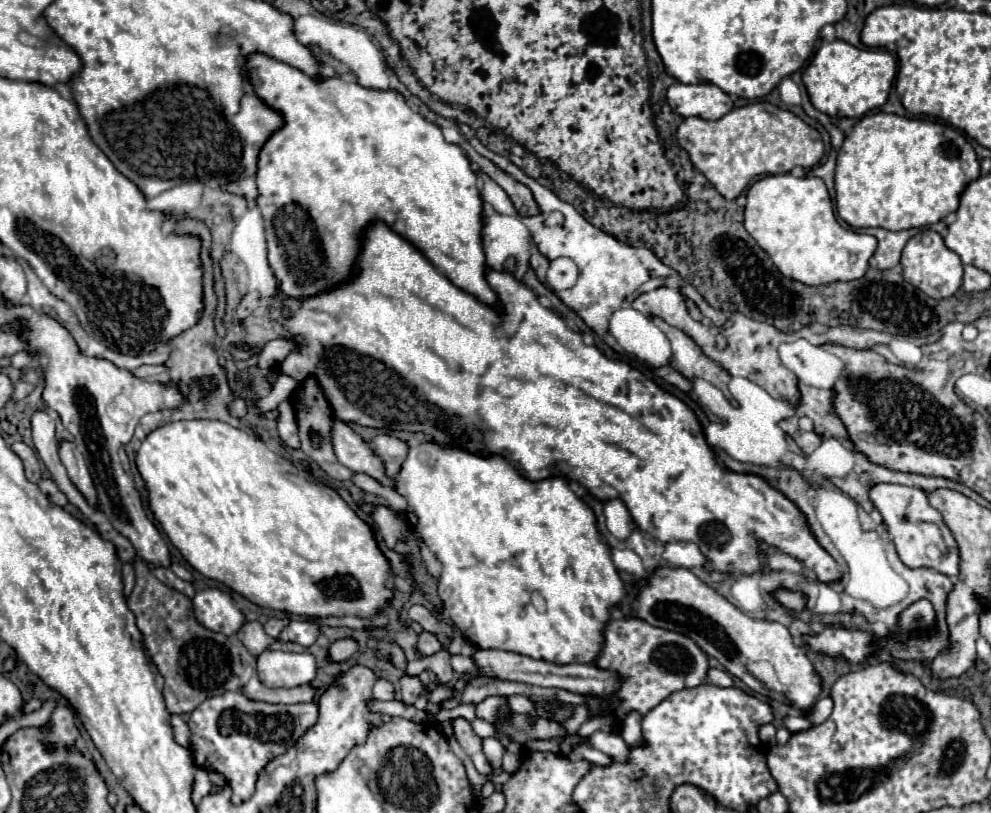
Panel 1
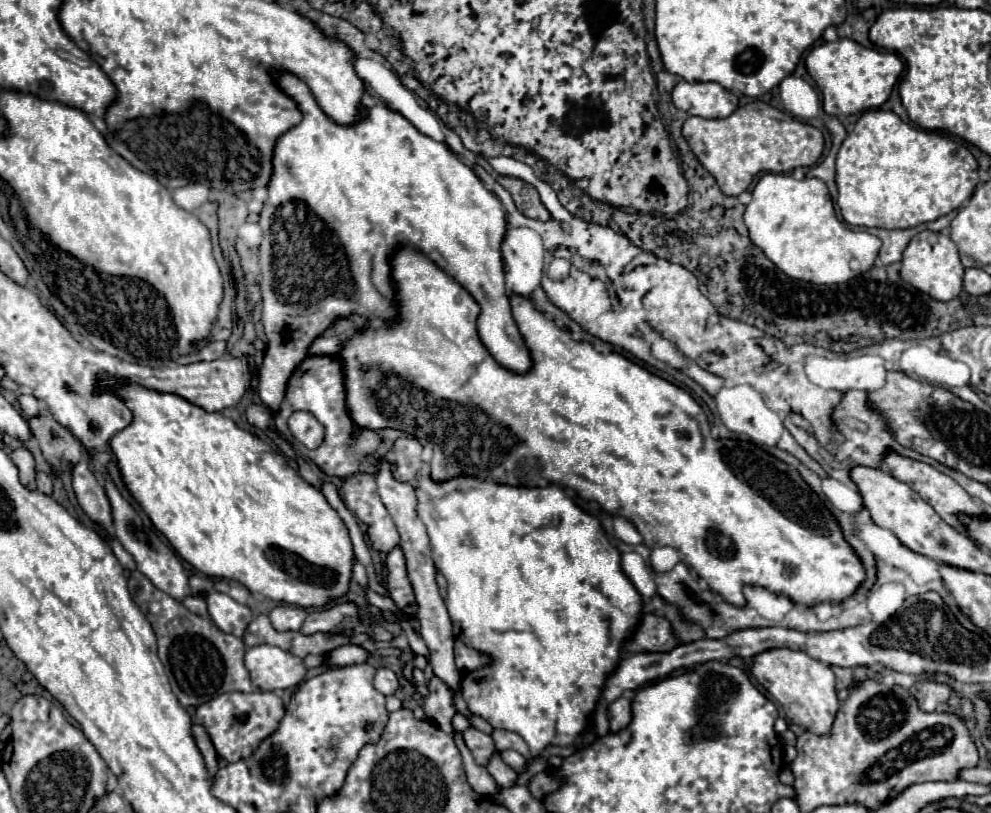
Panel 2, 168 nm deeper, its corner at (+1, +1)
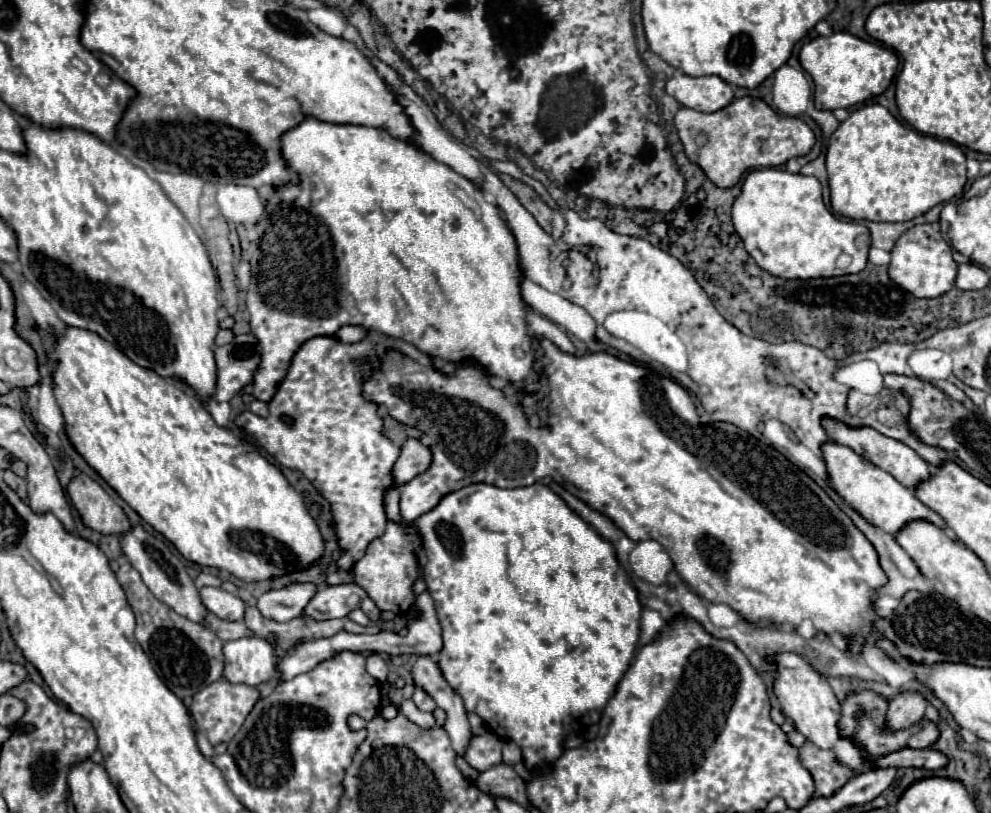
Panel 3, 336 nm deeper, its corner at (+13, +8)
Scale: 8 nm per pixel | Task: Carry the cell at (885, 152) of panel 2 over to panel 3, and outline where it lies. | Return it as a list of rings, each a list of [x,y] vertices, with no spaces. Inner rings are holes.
[[[865,104],[851,112],[833,132],[827,148],[827,174],[831,190],[831,208],[851,220],[873,220],[873,222],[903,222],[913,220],[933,206],[951,200],[963,192],[967,182],[965,154],[959,146],[947,140],[925,136],[891,116],[881,104]]]

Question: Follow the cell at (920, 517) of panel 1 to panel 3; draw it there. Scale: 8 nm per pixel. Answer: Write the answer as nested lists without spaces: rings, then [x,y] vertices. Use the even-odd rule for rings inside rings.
[[[825,442],[821,444],[821,452],[823,452],[829,484],[853,510],[857,510],[865,520],[869,520],[877,528],[885,530],[887,534],[895,534],[899,532],[899,528],[903,528],[903,524],[907,524],[907,520],[915,520],[915,518],[925,518],[937,524],[939,528],[945,528],[943,518],[935,514],[931,508],[927,508],[921,500],[917,500],[913,490],[899,484],[889,472],[877,468],[867,458],[855,454],[851,448],[841,446],[837,442]]]

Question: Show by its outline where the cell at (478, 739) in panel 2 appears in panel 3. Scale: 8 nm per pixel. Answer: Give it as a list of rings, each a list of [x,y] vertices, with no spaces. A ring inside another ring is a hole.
[[[485,732],[481,736],[471,738],[465,760],[477,772],[485,772],[485,770],[501,764],[501,748],[503,748],[503,740],[499,740],[491,732]]]

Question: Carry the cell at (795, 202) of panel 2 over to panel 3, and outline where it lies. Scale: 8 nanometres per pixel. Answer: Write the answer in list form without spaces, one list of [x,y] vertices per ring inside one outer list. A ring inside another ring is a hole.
[[[761,168],[747,174],[741,186],[741,194],[735,198],[733,204],[733,224],[745,244],[745,250],[755,258],[755,262],[769,274],[785,280],[811,280],[857,274],[865,268],[871,248],[871,232],[865,224],[839,220],[825,208],[821,184],[815,176],[791,174],[781,168]]]

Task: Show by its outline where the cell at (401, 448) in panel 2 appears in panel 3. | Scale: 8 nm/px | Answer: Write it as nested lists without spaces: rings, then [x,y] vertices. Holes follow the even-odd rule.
[[[409,438],[403,448],[401,448],[401,456],[395,462],[393,468],[393,476],[397,484],[405,484],[409,480],[413,480],[415,476],[423,474],[427,468],[431,466],[431,450],[427,446],[423,446],[419,440]]]

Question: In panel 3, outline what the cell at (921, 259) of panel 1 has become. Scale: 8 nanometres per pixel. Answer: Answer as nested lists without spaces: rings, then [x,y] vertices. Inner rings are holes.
[[[937,224],[913,226],[899,238],[899,244],[895,244],[895,248],[891,250],[889,278],[917,298],[937,298],[949,292],[955,284],[955,276],[957,264],[951,258],[951,248],[941,238]]]

